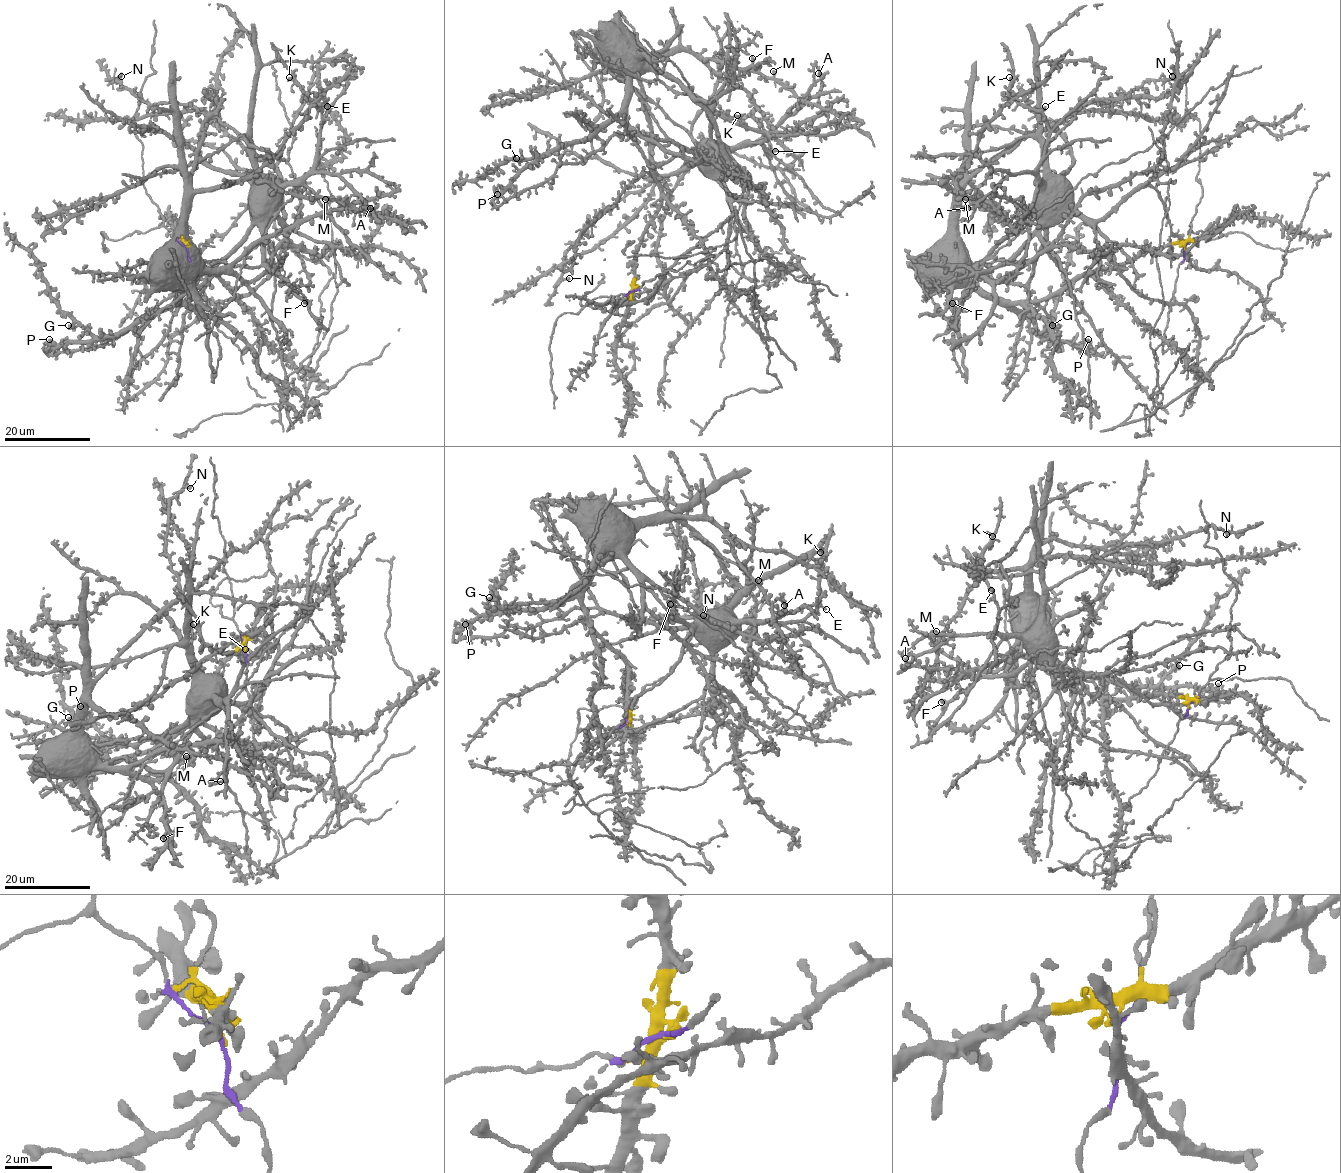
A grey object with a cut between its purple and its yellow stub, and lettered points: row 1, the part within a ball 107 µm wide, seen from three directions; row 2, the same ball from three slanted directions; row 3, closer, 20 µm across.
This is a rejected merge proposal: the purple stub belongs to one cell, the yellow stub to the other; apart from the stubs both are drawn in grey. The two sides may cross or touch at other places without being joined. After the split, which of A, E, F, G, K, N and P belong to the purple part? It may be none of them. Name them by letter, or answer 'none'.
A, E, F, K, N

